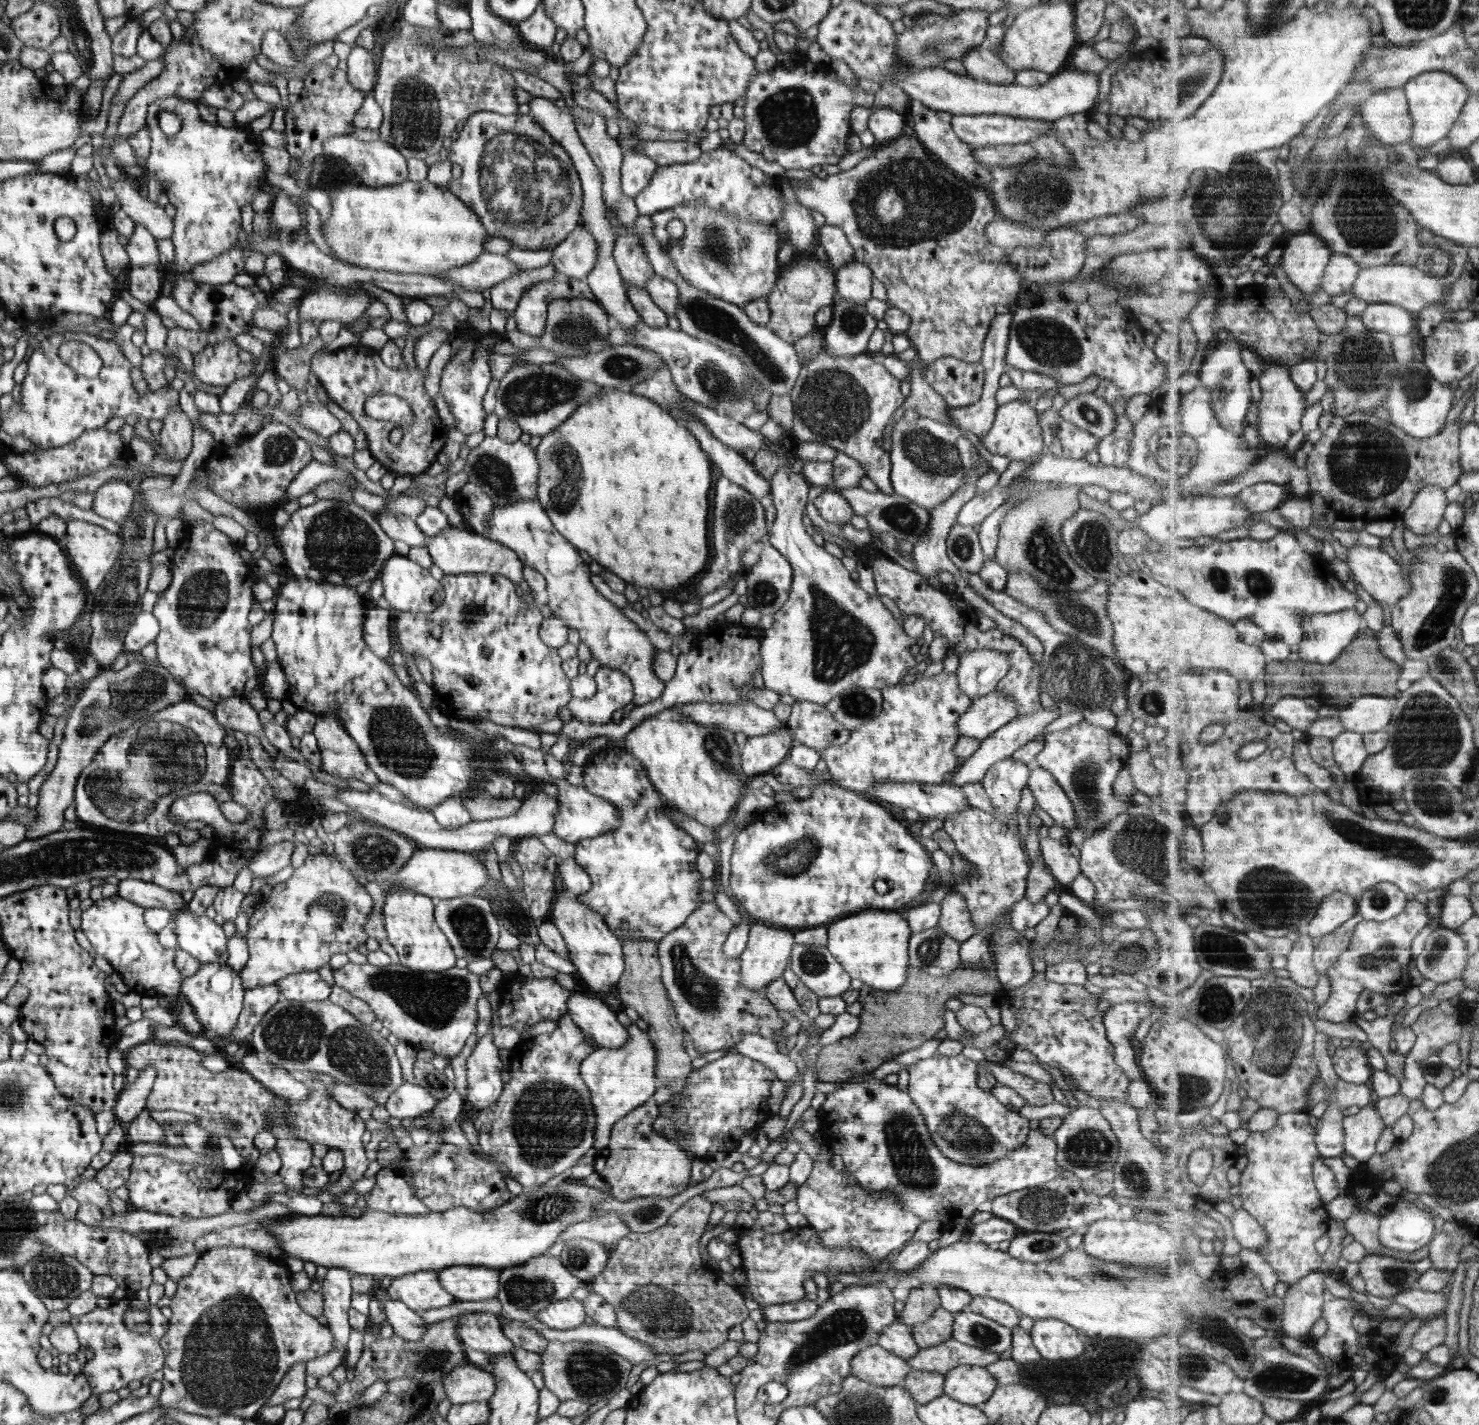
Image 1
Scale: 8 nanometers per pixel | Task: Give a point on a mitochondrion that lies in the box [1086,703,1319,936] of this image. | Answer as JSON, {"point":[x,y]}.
{"point":[1285,903]}

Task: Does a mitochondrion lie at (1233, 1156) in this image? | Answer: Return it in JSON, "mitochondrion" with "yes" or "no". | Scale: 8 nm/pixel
{"mitochondrion":"no"}

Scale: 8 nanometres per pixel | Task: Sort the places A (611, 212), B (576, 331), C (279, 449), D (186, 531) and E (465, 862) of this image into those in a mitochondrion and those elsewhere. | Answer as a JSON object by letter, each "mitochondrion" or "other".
{"A":"other","B":"mitochondrion","C":"mitochondrion","D":"other","E":"other"}

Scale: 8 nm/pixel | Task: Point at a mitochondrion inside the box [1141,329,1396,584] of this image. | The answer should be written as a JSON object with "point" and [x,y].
{"point":[1361,356]}

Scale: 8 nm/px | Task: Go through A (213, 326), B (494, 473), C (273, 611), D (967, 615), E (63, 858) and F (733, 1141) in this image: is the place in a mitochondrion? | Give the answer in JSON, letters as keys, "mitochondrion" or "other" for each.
{"A":"other","B":"mitochondrion","C":"other","D":"other","E":"mitochondrion","F":"other"}

